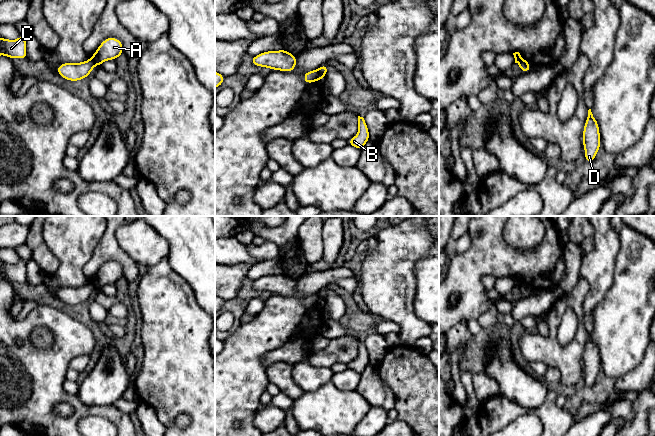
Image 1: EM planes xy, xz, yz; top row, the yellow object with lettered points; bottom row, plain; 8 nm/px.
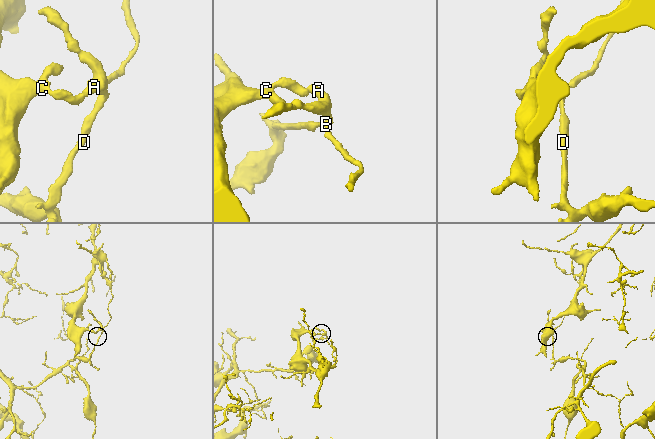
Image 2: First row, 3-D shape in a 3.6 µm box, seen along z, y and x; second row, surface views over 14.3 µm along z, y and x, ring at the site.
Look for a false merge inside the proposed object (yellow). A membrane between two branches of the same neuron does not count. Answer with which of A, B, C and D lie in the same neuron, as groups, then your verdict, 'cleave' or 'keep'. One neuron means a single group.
A B D / C | cleave

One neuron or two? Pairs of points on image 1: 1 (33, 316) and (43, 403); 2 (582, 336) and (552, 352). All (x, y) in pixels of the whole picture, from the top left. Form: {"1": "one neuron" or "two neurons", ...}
{"1": "one neuron", "2": "one neuron"}

